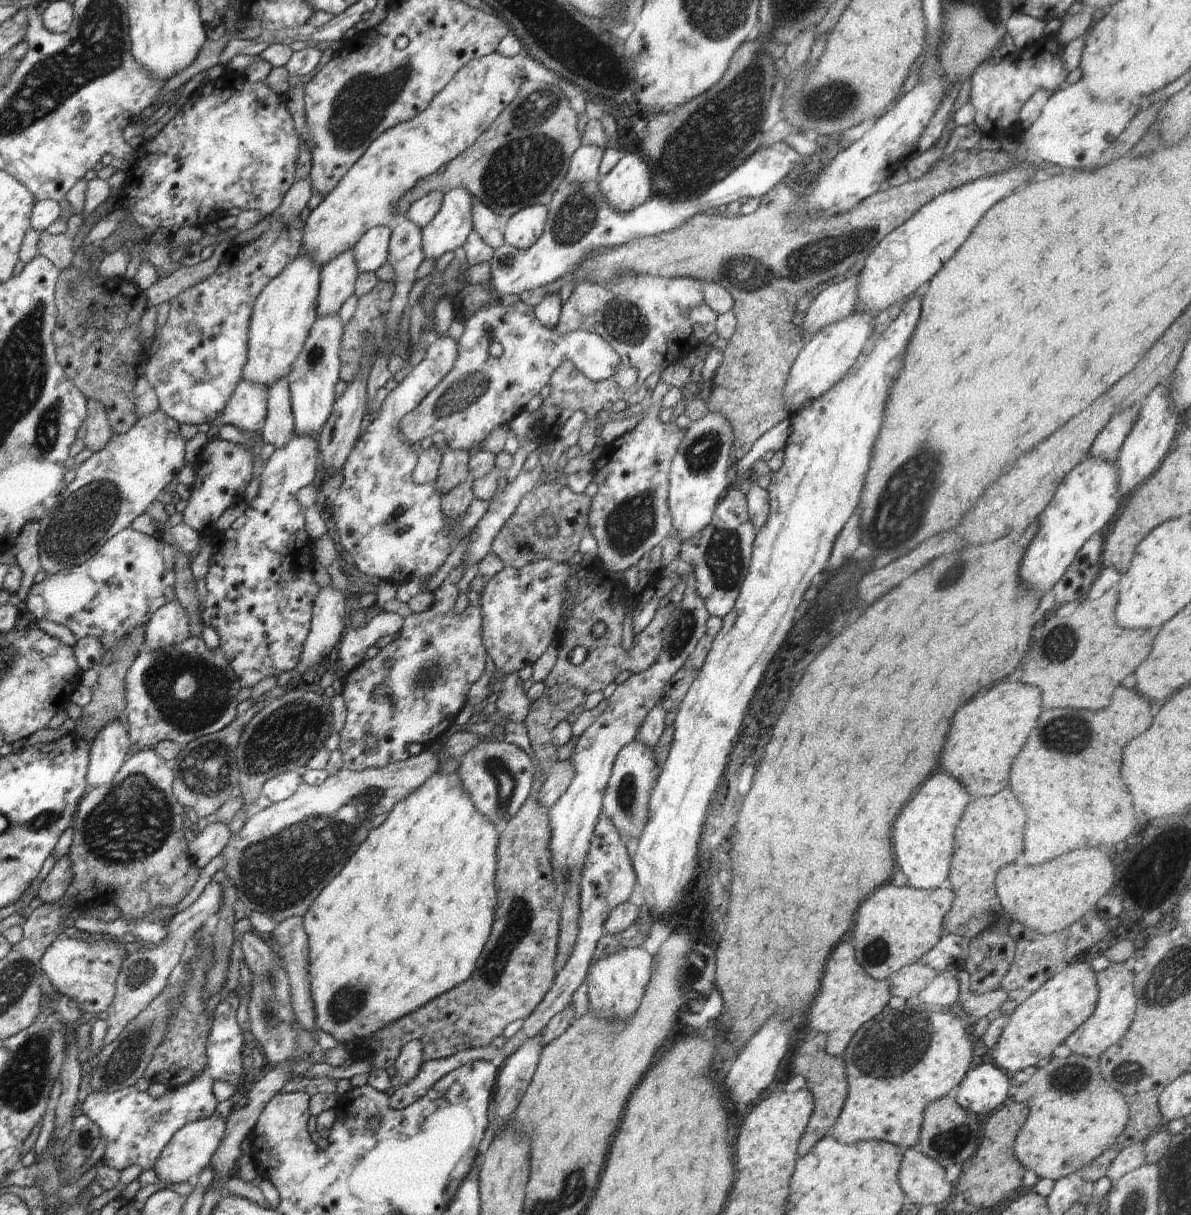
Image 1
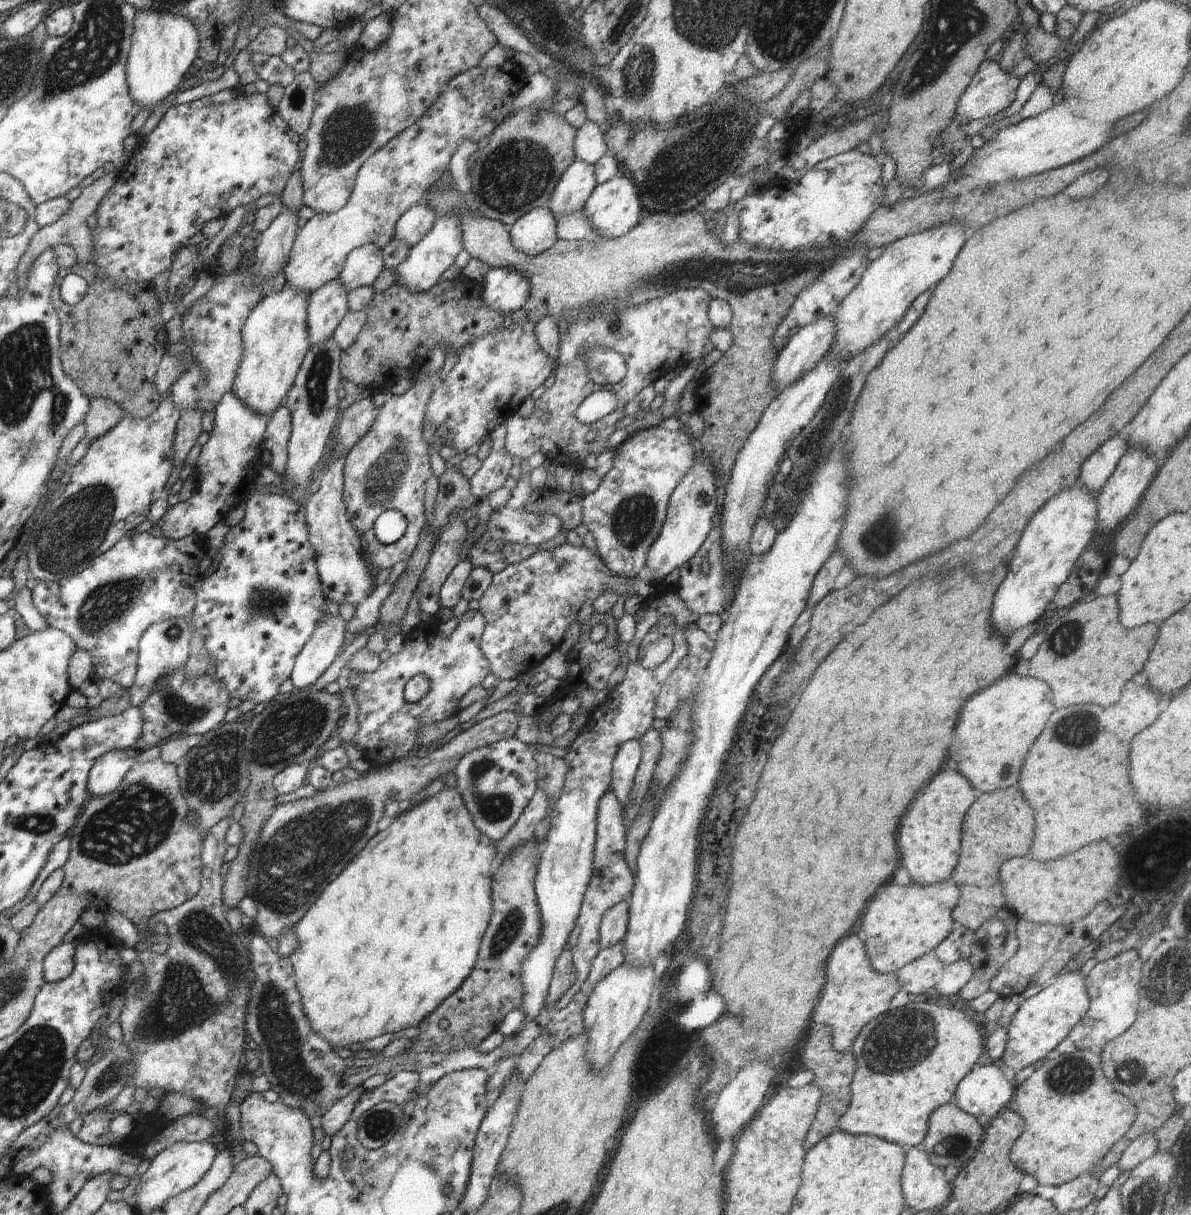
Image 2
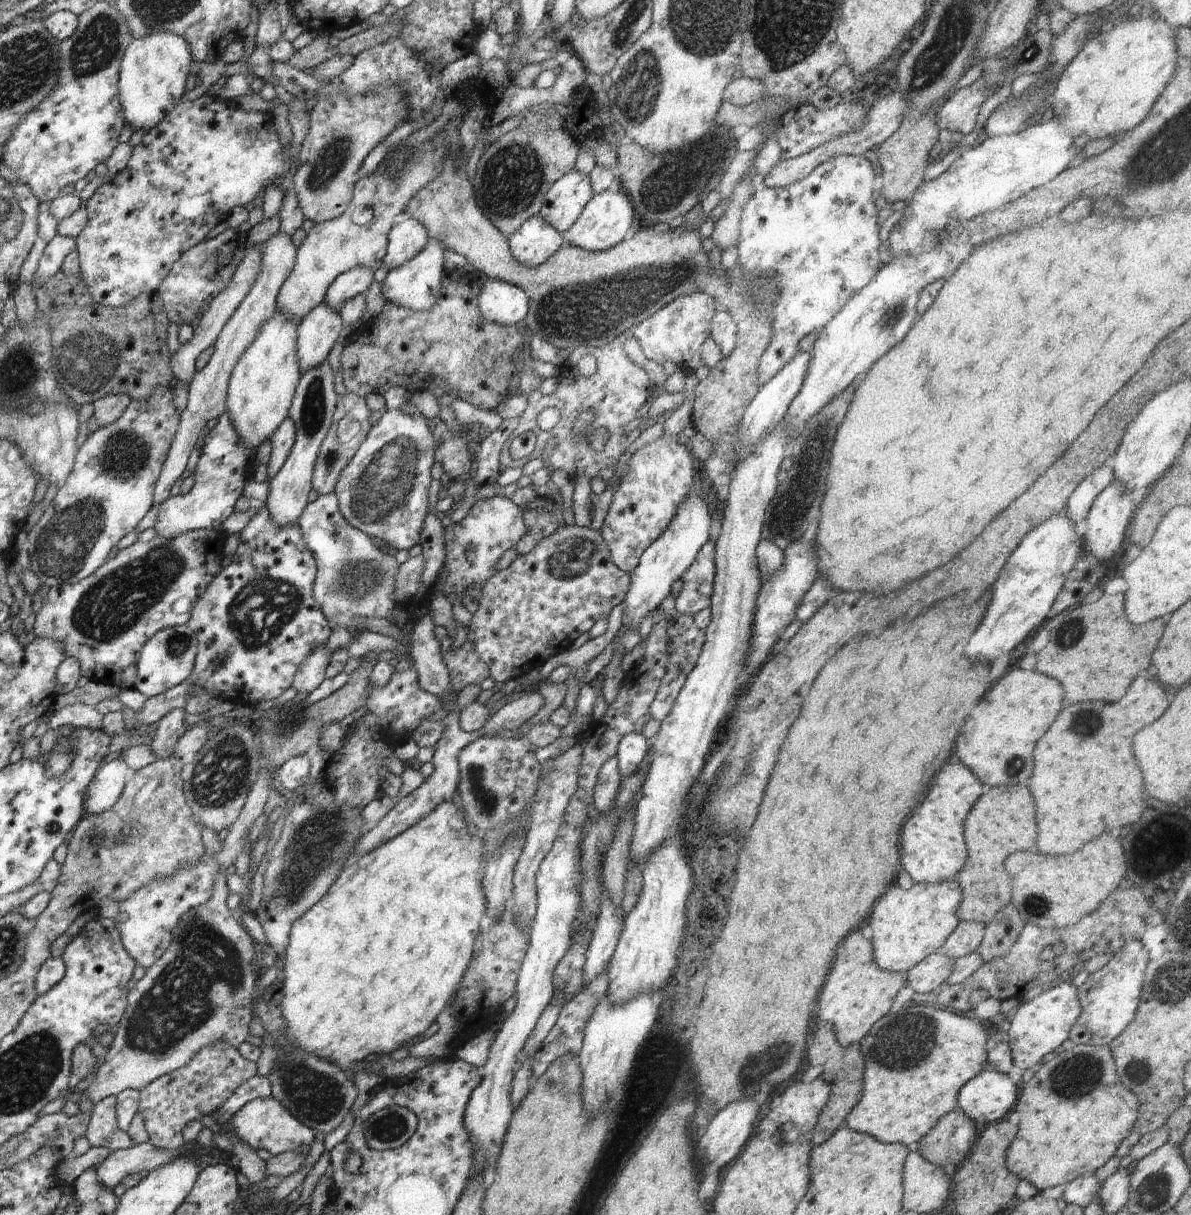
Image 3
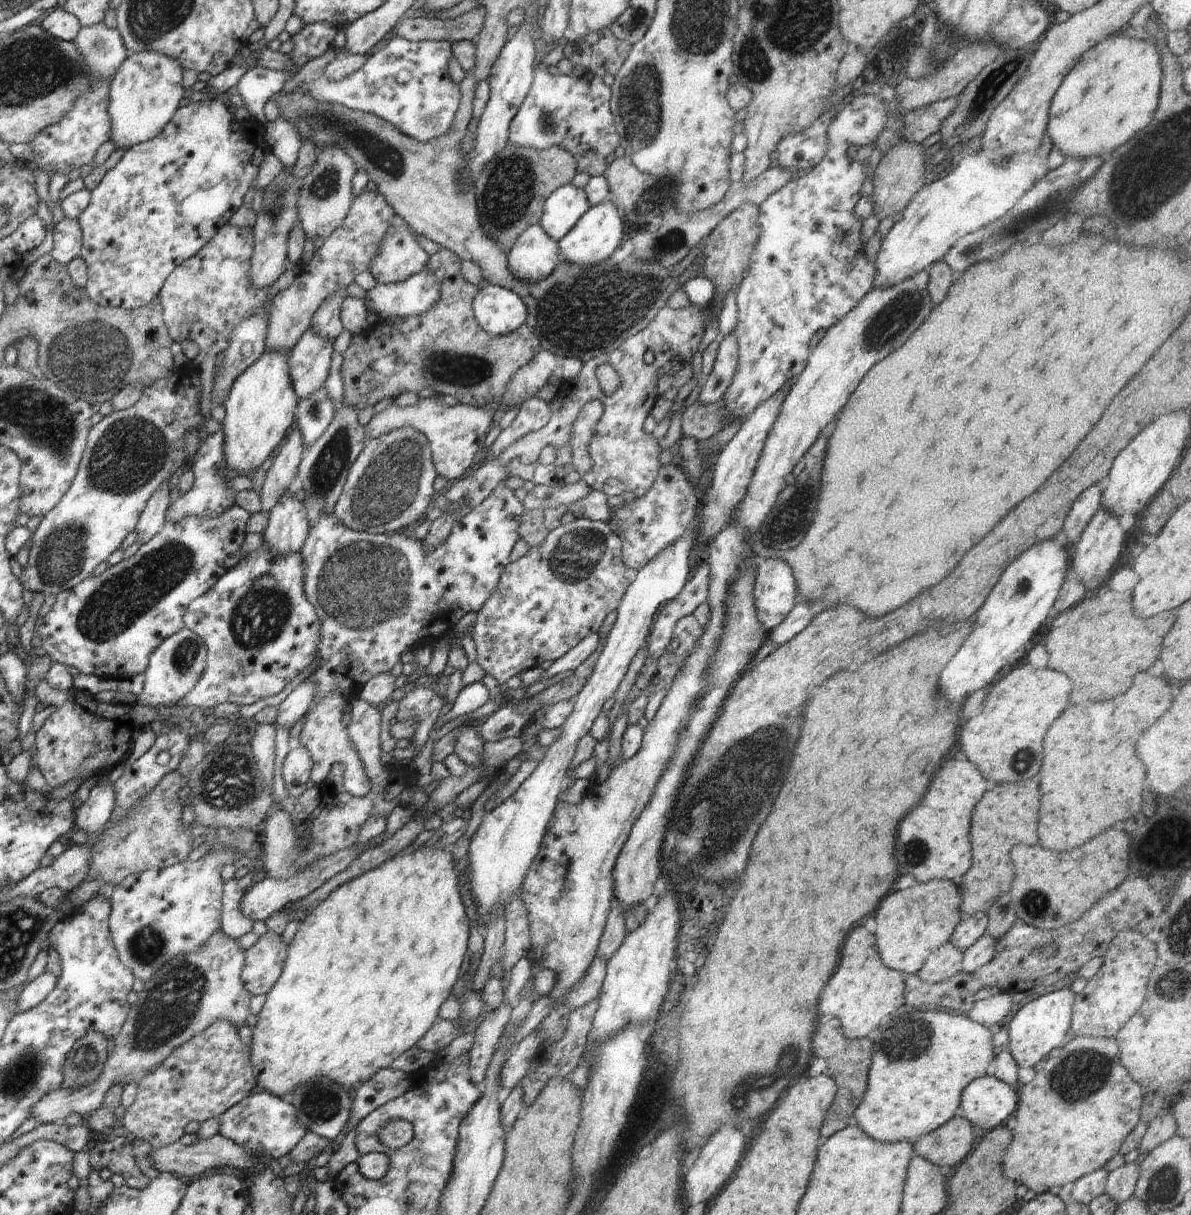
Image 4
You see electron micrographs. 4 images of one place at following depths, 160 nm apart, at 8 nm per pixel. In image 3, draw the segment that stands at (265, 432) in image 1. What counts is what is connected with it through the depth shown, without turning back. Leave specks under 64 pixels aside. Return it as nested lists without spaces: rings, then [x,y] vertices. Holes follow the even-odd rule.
[[[289,416],[284,418],[284,422],[278,426],[278,430],[270,436],[272,452],[268,462],[268,482],[280,472],[284,462],[288,459],[288,454],[294,445],[296,430],[294,422]]]

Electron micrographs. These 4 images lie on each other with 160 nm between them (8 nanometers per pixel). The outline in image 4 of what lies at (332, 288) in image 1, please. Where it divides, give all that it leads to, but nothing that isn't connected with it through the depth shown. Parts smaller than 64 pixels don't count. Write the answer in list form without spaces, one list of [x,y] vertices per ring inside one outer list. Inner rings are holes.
[[[306,330],[288,356],[291,387],[300,399],[324,386],[333,353],[333,342],[326,336]]]

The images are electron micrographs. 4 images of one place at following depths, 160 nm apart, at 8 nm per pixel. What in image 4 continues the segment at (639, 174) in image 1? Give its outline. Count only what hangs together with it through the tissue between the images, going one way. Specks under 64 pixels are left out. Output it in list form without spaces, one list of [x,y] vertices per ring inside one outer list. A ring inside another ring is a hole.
[[[610,200],[589,206],[589,210],[576,222],[574,228],[558,242],[562,261],[590,267],[605,262],[627,238],[624,235],[624,222],[620,210]]]

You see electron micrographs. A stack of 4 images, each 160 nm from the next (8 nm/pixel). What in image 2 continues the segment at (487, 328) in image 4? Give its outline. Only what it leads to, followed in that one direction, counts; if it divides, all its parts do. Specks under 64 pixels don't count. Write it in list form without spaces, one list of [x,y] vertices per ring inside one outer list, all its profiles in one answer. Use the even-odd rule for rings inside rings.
[[[494,266],[482,280],[484,302],[491,310],[498,310],[503,316],[526,305],[531,294],[530,280],[516,270]]]

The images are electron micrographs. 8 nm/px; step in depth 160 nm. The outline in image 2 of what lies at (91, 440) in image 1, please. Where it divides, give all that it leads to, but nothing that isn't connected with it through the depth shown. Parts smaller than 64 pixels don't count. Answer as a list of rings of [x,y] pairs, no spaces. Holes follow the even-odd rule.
[[[90,399],[89,412],[83,424],[86,426],[86,437],[98,440],[108,434],[118,422],[125,418],[122,408],[105,399]]]

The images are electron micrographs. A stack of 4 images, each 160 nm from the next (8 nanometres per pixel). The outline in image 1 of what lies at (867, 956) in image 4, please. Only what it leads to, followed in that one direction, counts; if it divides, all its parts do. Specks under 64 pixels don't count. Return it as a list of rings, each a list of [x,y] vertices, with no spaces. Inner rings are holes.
[[[838,944],[826,962],[825,974],[819,992],[807,1011],[812,1034],[822,1032],[827,1036],[826,1054],[842,1057],[852,1036],[866,1022],[883,1012],[890,1002],[890,983],[888,980],[874,980],[856,962],[854,948],[850,944]]]

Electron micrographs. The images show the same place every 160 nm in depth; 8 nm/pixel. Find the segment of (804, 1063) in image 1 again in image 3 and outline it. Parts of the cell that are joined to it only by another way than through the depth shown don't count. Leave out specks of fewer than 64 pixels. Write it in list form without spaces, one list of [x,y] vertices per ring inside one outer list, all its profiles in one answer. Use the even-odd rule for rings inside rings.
[[[829,1023],[826,1026],[818,1026],[818,1030],[814,1030],[814,1035],[810,1038],[807,1047],[806,1059],[810,1061],[811,1067],[822,1066],[822,1080],[830,1088],[828,1103],[824,1104],[812,1134],[812,1144],[816,1146],[829,1140],[840,1128],[846,1127],[845,1121],[848,1117],[848,1112],[860,1102],[860,1098],[862,1098],[864,1060],[858,1043],[846,1047],[840,1046]]]

